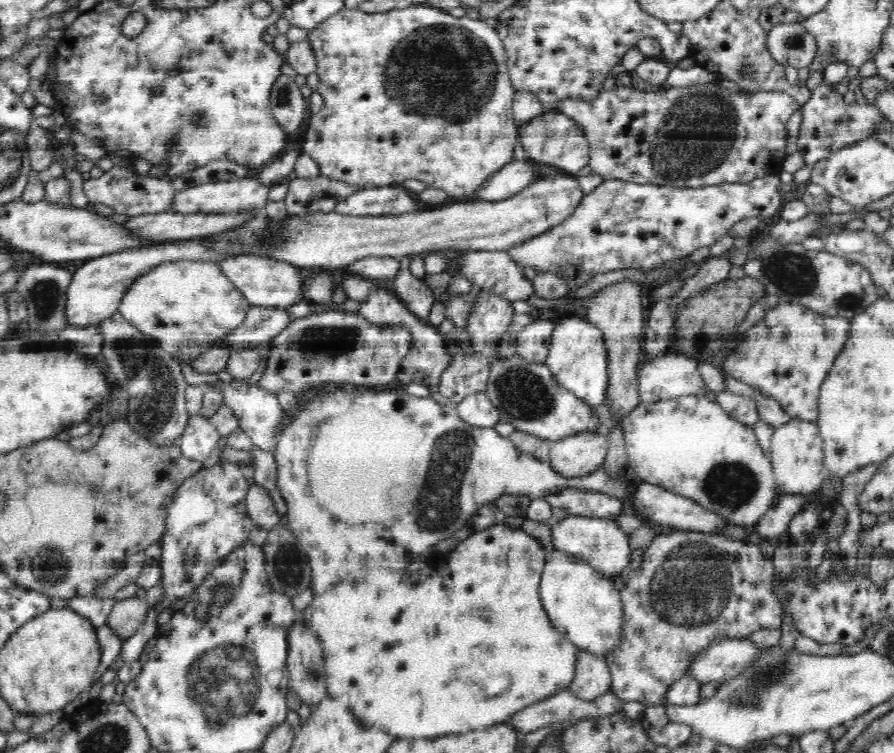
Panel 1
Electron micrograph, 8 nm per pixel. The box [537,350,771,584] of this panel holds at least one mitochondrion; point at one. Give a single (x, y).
(732, 484)

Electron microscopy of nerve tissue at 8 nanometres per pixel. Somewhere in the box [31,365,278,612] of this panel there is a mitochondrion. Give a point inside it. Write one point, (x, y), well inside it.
(51, 568)

